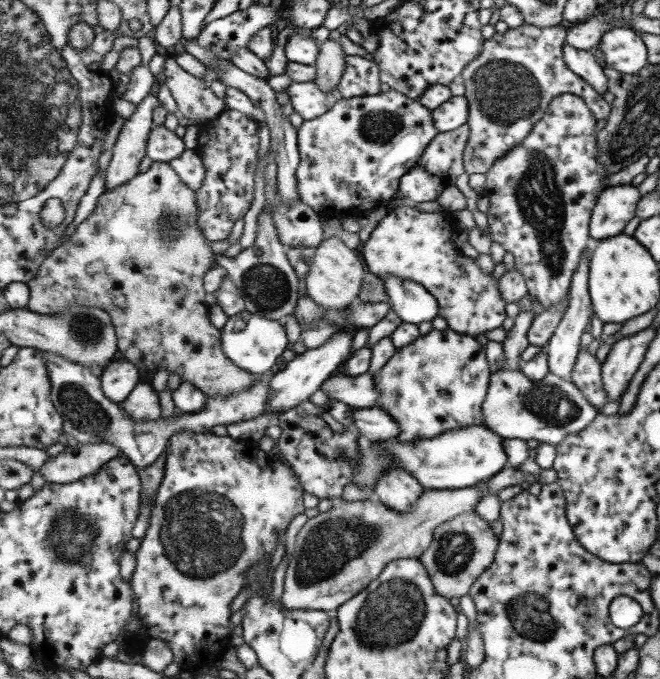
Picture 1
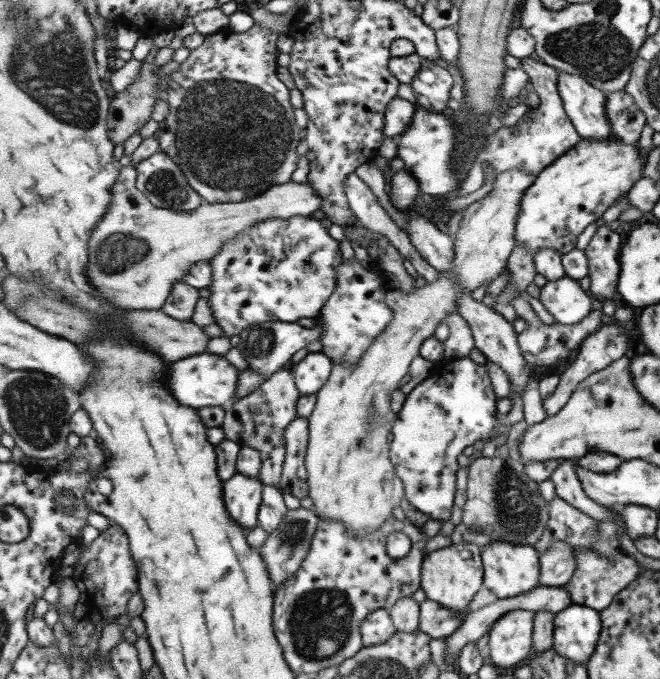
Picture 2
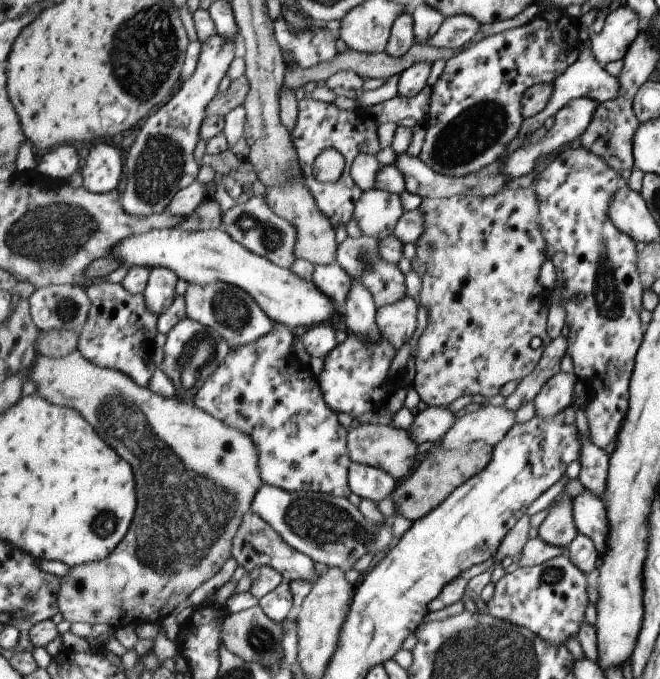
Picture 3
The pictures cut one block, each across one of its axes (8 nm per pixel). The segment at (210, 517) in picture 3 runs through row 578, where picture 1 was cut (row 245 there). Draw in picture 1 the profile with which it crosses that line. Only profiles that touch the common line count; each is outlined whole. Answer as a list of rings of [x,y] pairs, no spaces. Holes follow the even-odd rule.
[[[154,161],[148,171],[139,173],[131,181],[126,182],[117,189],[106,189],[98,198],[92,213],[75,228],[75,232],[61,245],[59,245],[40,266],[37,276],[29,287],[31,288],[31,298],[28,310],[43,314],[65,314],[71,306],[95,306],[109,312],[113,325],[116,326],[116,335],[118,336],[118,350],[123,354],[124,360],[136,364],[142,375],[141,382],[151,382],[156,369],[163,368],[170,373],[177,373],[183,381],[192,382],[197,388],[200,388],[208,396],[231,396],[245,392],[260,381],[259,374],[253,374],[240,366],[237,366],[233,359],[225,355],[224,331],[213,324],[212,308],[207,305],[207,290],[205,289],[205,274],[214,267],[215,253],[202,227],[199,225],[200,207],[197,199],[197,191],[193,190],[177,174],[177,171],[168,162]]]

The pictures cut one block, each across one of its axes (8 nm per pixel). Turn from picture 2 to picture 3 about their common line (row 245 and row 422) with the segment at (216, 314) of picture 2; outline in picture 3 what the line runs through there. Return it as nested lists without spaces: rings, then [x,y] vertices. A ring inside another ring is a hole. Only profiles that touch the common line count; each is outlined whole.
[[[276,322],[276,328],[256,343],[230,349],[225,362],[217,368],[195,395],[195,404],[225,422],[231,428],[239,428],[249,434],[259,450],[259,468],[261,478],[267,484],[283,488],[291,494],[303,490],[333,494],[349,498],[352,488],[349,484],[349,472],[353,462],[349,454],[347,428],[341,426],[337,414],[325,402],[318,377],[313,374],[308,363],[293,358],[293,330],[289,326]]]

